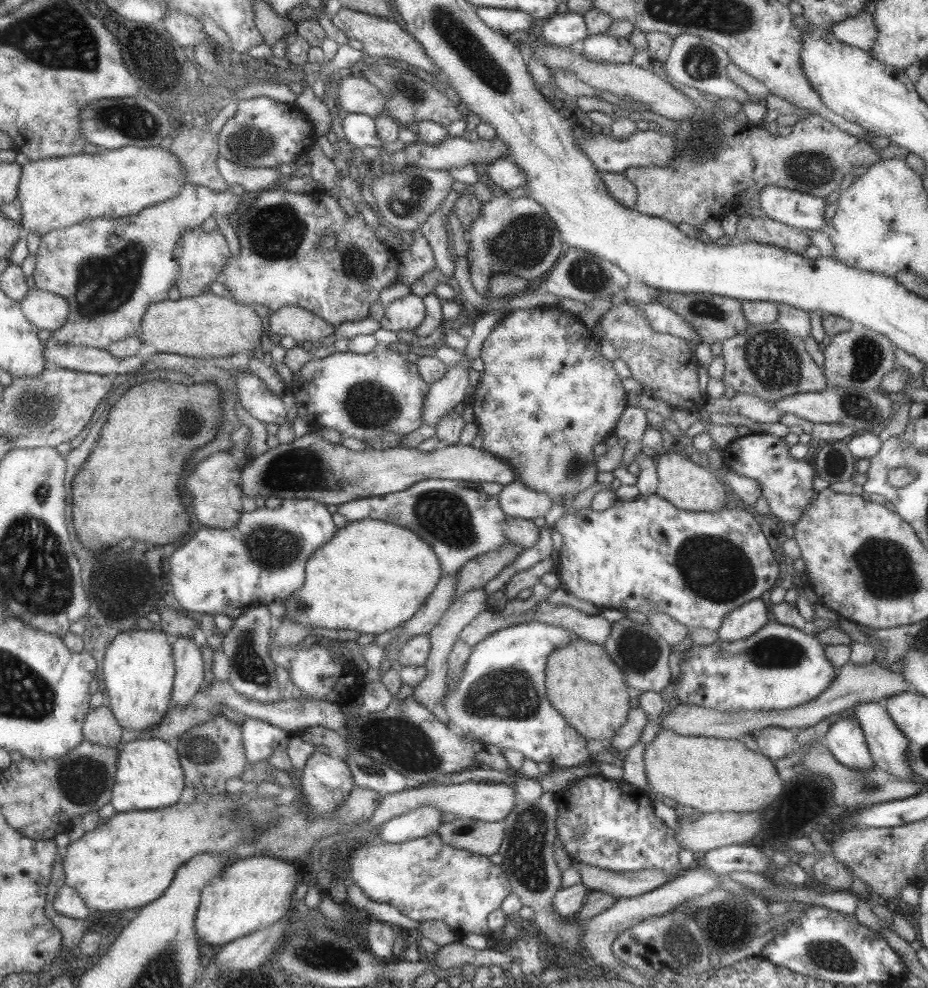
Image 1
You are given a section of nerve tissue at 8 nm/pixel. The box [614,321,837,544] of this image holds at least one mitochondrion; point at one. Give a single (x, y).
(774, 363)

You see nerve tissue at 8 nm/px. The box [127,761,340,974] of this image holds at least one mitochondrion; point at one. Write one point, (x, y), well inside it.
(238, 818)

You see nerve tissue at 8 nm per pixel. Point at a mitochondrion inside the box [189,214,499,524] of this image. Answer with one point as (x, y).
(303, 468)

